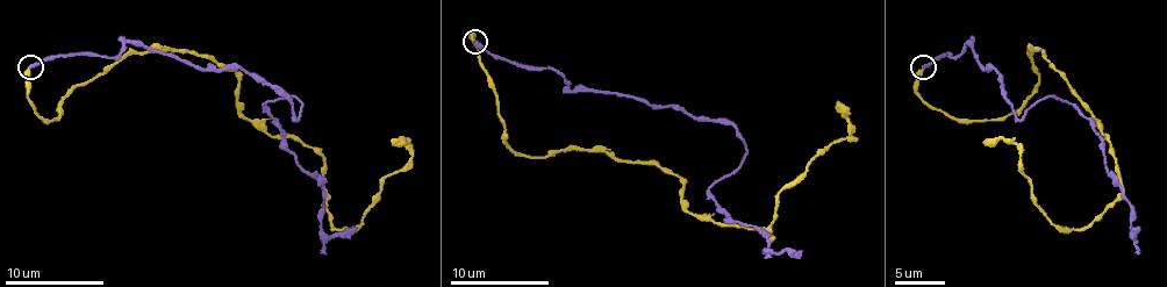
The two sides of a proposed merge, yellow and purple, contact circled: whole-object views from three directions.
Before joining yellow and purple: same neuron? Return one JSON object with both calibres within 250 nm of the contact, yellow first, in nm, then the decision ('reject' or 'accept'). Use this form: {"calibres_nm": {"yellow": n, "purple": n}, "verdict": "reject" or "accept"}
{"calibres_nm": {"yellow": 380, "purple": 340}, "verdict": "reject"}

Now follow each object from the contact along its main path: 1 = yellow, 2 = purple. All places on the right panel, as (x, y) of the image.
1: (923, 67), (917, 94), (996, 120), (1042, 50), (1121, 194), (1059, 228), (1019, 149), (982, 142)
2: (923, 67), (972, 43), (1019, 120), (1046, 97), (1066, 100), (1090, 122), (1133, 236), (1138, 228)

